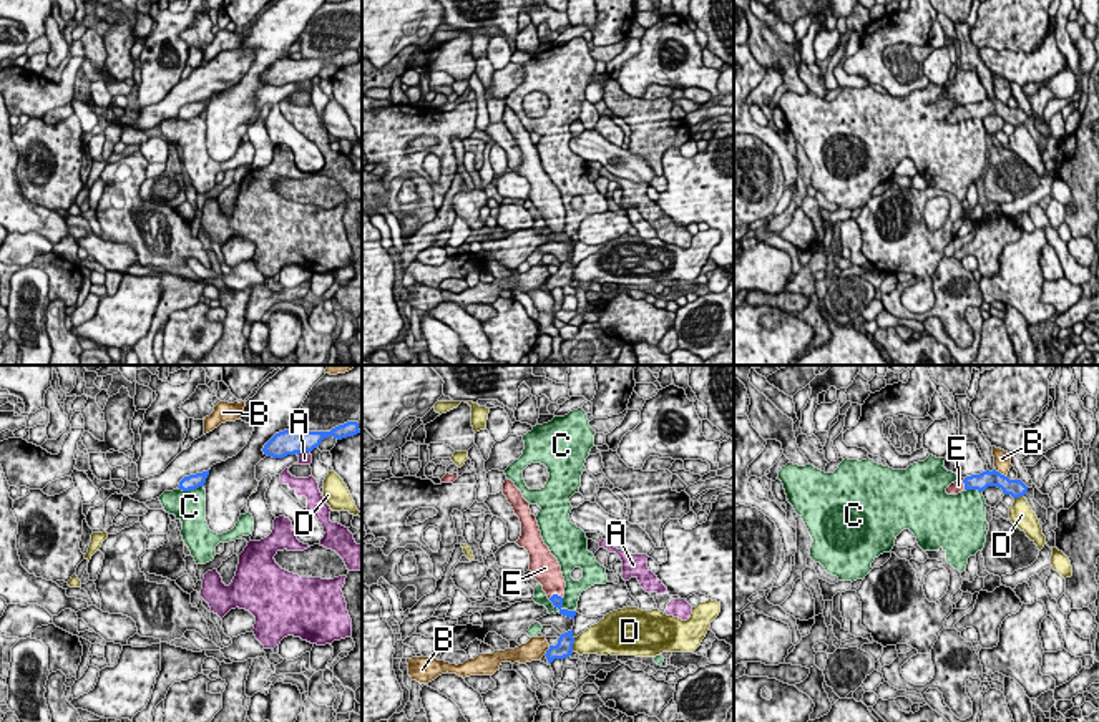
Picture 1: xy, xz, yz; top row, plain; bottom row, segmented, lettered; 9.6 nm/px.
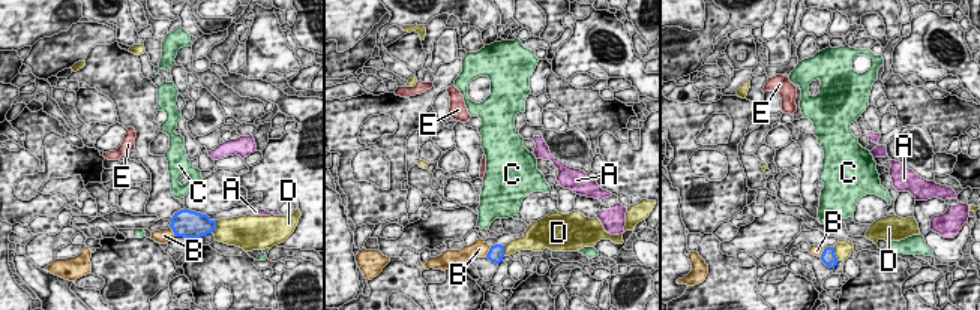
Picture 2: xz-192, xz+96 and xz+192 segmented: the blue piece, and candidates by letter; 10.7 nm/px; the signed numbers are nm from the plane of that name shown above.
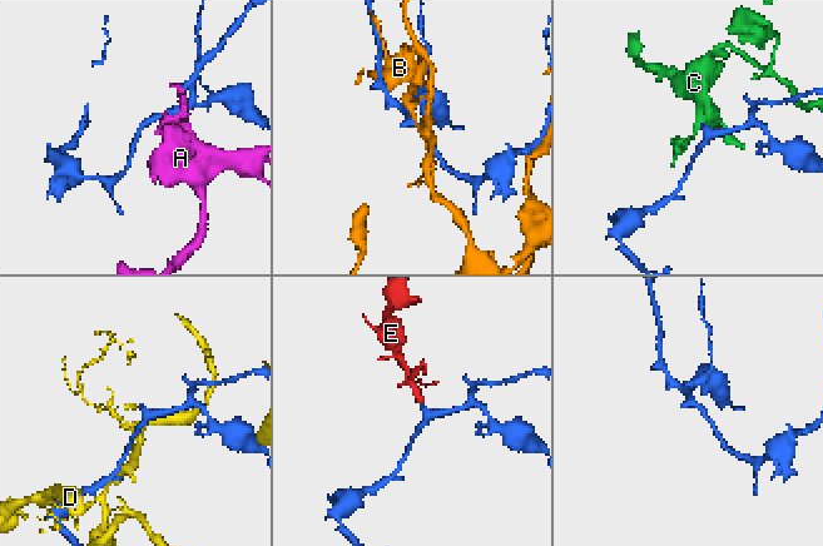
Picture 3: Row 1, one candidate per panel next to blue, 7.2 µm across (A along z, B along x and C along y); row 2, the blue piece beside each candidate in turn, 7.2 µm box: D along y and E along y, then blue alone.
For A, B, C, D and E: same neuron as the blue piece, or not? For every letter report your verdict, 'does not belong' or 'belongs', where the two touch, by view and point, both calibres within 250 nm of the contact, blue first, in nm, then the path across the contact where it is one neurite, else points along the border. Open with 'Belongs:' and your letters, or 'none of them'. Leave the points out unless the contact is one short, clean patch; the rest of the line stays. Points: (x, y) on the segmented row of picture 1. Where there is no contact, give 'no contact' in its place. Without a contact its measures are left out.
Belongs: E
A: does not belong; contact xy (302, 452); calibres 240 and 130 nm
B: does not belong; contact yz (1000, 473); calibres 170 and 160 nm
C: does not belong; contact xz (560, 608); calibres 100 and 170 nm; border xz (548, 600), (558, 608), (575, 611)
D: does not belong; contact xz (573, 643); calibres 160 and 280 nm
E: belongs; contact xz (555, 595); calibres 100 and 280 nm; way xz (556, 600), (555, 595), (553, 581), (547, 571)

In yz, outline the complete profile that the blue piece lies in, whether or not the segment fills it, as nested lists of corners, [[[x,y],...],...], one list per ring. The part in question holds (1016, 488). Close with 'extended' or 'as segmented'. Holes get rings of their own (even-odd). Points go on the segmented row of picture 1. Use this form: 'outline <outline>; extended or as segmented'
outline [[[986,470],[979,475],[971,475],[966,478],[960,478],[946,488],[948,495],[958,495],[966,490],[978,490],[984,491],[988,486],[998,486],[1003,490],[1004,495],[1011,495],[1013,498],[1024,496],[1028,486],[1021,480],[1009,480],[1008,476],[1001,475],[999,471]]]; extended

